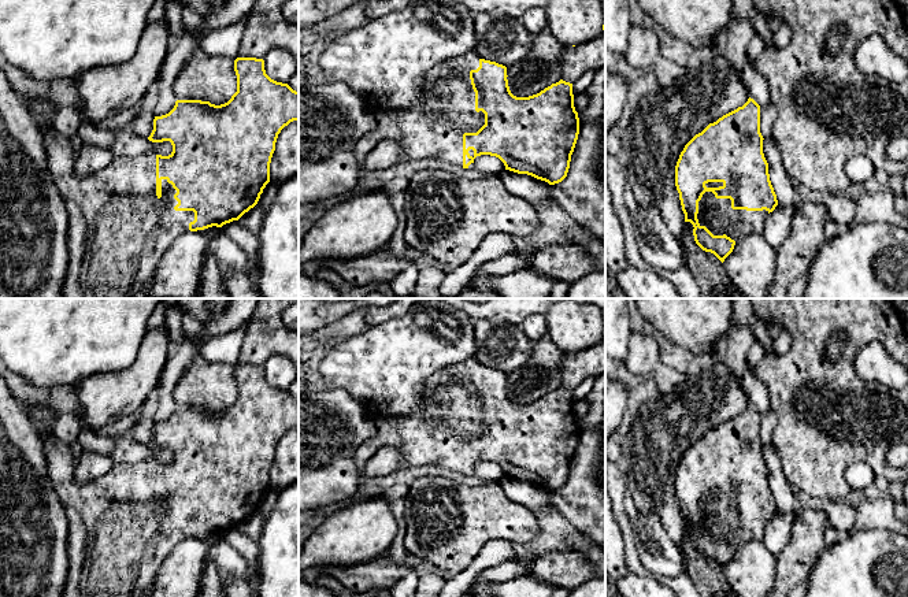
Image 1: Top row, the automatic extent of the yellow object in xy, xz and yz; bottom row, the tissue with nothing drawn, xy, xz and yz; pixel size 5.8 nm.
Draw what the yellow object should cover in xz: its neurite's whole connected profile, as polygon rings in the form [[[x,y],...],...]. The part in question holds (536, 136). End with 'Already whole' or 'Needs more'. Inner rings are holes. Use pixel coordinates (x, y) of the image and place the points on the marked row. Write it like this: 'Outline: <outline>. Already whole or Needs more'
Outline: [[[475,52],[440,63],[427,73],[416,104],[377,114],[377,127],[356,144],[356,159],[362,163],[381,141],[396,140],[403,147],[400,162],[433,157],[472,170],[477,156],[490,155],[499,157],[505,170],[531,175],[549,185],[562,182],[567,177],[579,134],[572,84],[560,79],[537,94],[516,97],[509,90],[507,77],[505,66],[481,59]]]. Needs more

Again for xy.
Outline: [[[237,58],[234,60],[234,71],[237,75],[237,92],[227,103],[215,105],[210,101],[201,100],[177,100],[174,108],[168,114],[155,116],[153,130],[148,140],[152,142],[170,141],[173,145],[173,152],[168,156],[162,156],[155,151],[151,151],[137,157],[114,157],[100,171],[89,175],[77,175],[71,167],[71,140],[53,127],[45,130],[45,151],[53,182],[64,201],[74,201],[79,205],[86,220],[85,255],[79,274],[82,298],[148,298],[147,292],[152,282],[155,268],[163,253],[179,236],[189,231],[204,230],[212,226],[222,227],[226,223],[238,220],[245,212],[257,204],[263,189],[270,182],[270,163],[275,151],[278,134],[290,122],[299,120],[299,92],[293,90],[288,84],[271,79],[266,74],[263,59]]]. Needs more

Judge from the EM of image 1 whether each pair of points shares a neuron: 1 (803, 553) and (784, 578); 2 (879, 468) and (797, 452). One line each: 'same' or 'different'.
1: same
2: same

